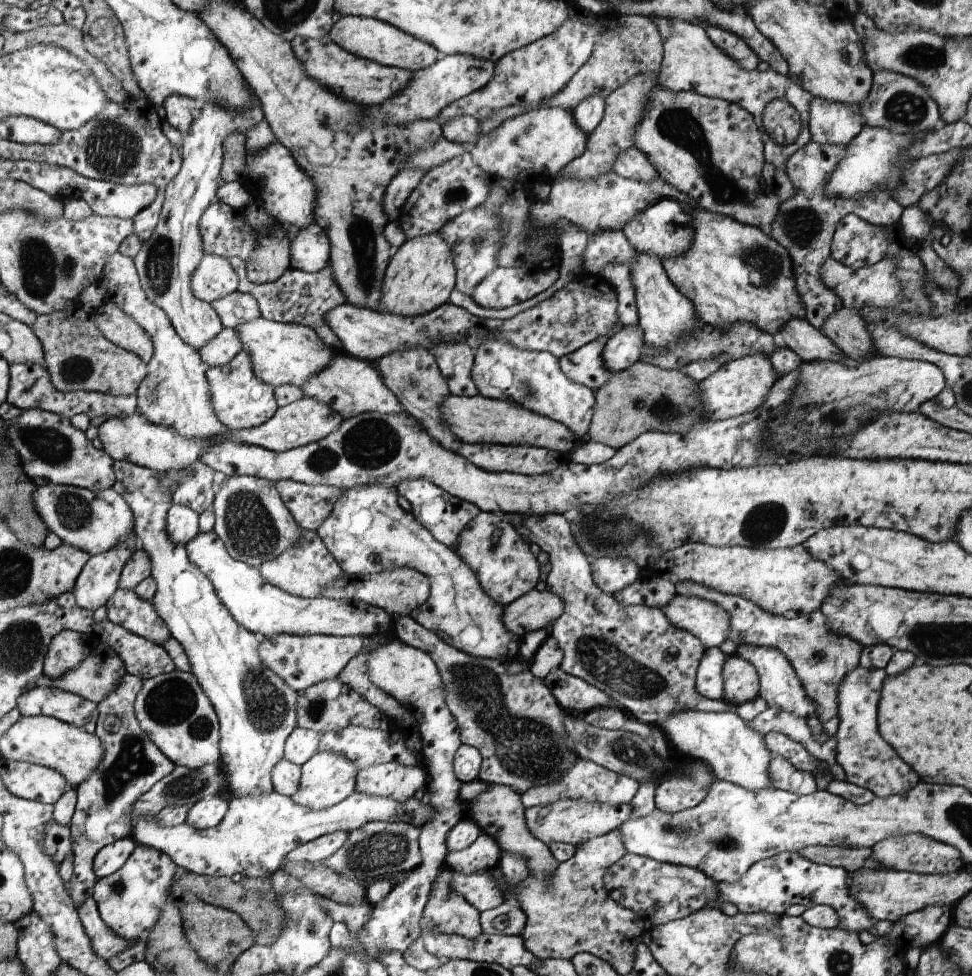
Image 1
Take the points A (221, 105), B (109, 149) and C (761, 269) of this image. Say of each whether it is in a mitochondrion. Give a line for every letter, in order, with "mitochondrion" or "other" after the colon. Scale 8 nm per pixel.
A: other
B: mitochondrion
C: mitochondrion

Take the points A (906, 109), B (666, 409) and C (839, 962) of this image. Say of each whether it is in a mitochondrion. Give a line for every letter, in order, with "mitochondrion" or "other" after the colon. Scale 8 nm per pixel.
A: mitochondrion
B: mitochondrion
C: mitochondrion

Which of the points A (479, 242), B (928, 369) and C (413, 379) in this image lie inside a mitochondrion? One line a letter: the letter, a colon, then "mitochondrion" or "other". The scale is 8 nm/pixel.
A: mitochondrion
B: other
C: mitochondrion

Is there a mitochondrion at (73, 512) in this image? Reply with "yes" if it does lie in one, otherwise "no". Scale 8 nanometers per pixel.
yes

